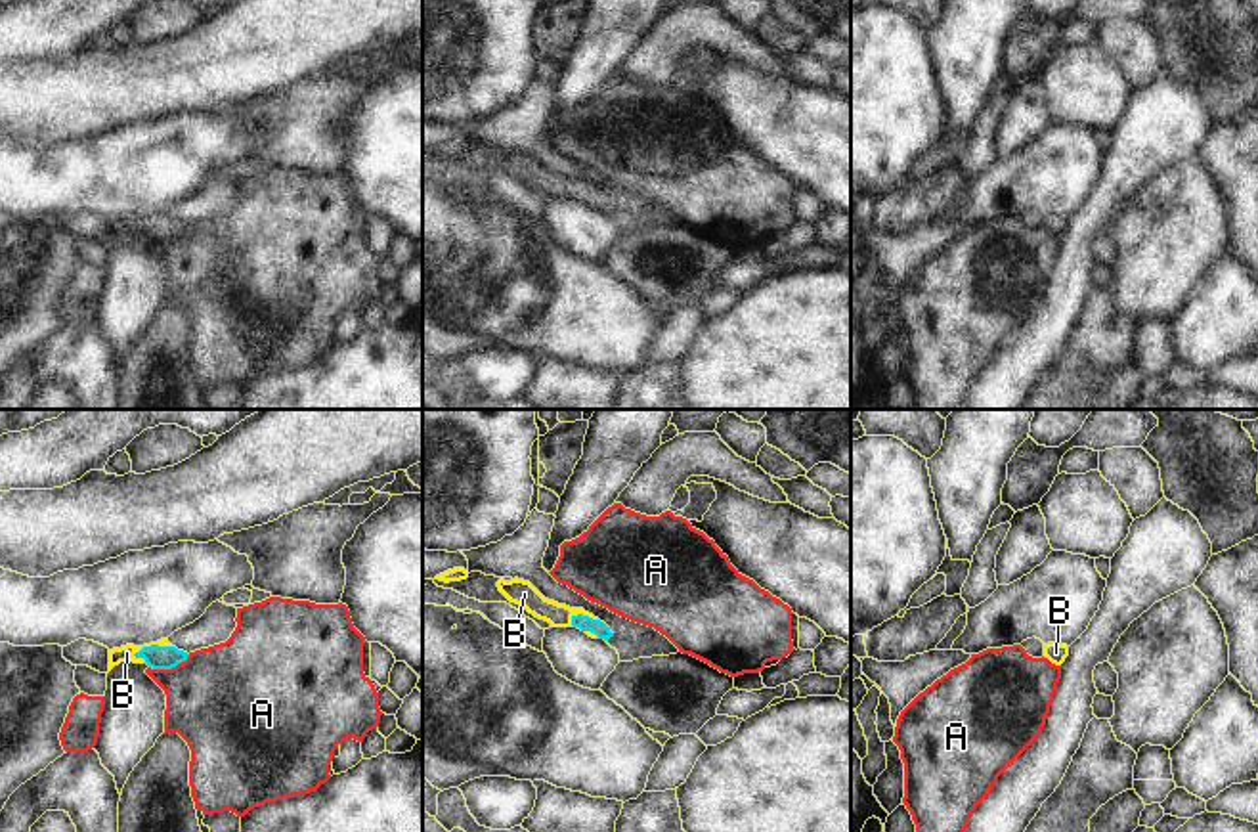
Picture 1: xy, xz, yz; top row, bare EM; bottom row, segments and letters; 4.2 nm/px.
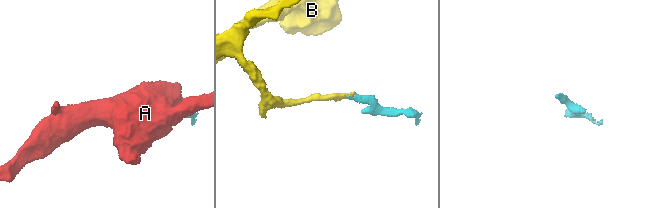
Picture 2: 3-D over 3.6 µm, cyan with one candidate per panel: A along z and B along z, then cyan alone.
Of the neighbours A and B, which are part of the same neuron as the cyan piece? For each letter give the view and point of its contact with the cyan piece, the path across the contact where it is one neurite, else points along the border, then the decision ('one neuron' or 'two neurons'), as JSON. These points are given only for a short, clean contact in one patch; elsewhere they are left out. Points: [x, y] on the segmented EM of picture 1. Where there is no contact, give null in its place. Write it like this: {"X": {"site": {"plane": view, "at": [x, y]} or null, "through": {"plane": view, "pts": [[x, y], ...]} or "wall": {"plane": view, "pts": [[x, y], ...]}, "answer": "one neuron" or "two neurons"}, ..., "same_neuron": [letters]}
{"A": {"site": {"plane": "xy", "at": [171, 668]}, "answer": "two neurons"}, "B": {"site": {"plane": "xy", "at": [151, 645]}, "through": {"plane": "xy", "pts": [[155, 656], [151, 645], [138, 653], [127, 653]]}, "answer": "one neuron"}, "same_neuron": ["B"]}

